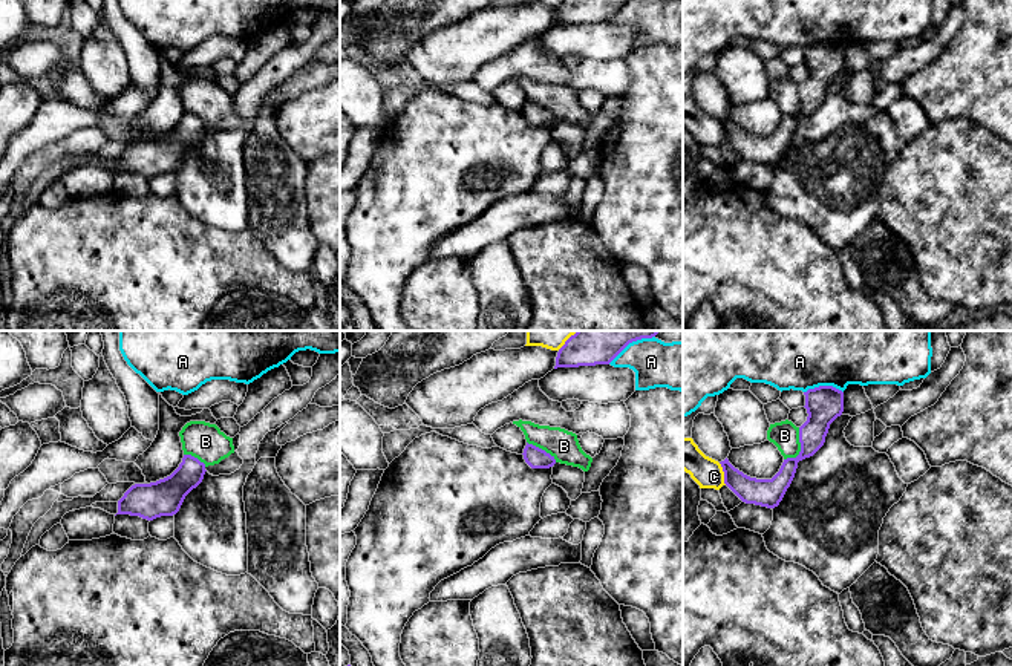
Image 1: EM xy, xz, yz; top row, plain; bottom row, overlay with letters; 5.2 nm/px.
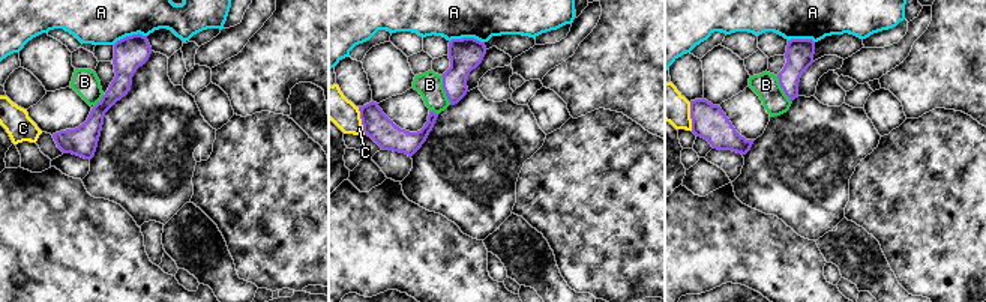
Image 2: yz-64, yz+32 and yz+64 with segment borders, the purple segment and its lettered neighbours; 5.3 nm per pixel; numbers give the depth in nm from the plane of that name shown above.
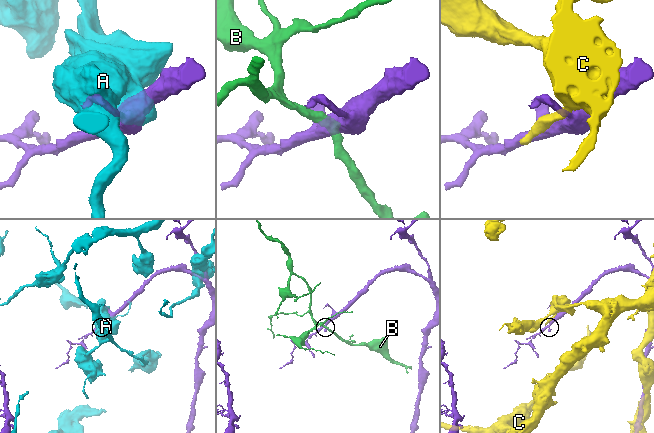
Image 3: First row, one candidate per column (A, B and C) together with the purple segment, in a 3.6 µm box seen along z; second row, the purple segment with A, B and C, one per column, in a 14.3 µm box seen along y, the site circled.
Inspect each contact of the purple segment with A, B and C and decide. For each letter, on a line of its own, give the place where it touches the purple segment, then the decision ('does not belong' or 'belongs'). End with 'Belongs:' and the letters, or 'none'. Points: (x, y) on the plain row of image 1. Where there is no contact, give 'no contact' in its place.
A: yz (822, 43) | does not belong
B: yz (801, 104) | does not belong
C: yz (724, 130) | does not belong
Belongs: none

